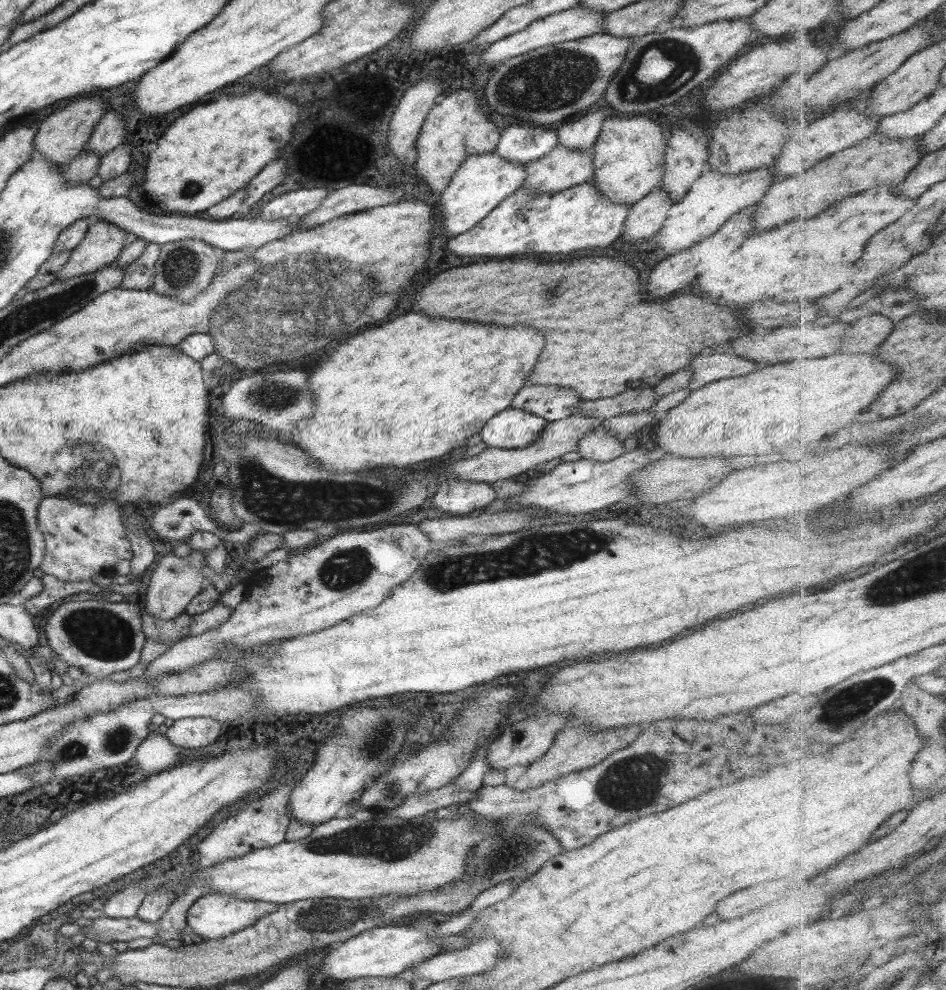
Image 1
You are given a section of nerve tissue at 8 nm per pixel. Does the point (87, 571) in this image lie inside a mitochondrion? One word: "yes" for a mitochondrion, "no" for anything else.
no

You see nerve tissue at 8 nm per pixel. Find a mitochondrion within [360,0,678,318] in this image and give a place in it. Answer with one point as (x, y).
(533, 92)

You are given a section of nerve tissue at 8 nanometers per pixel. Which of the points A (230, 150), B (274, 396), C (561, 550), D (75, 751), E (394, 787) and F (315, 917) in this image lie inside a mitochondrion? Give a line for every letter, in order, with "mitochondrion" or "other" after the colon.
A: mitochondrion
B: mitochondrion
C: mitochondrion
D: mitochondrion
E: mitochondrion
F: mitochondrion

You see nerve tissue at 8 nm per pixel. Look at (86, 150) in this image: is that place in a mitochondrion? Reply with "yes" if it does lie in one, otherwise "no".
no

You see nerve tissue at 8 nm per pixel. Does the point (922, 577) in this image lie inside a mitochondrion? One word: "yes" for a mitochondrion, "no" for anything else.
yes

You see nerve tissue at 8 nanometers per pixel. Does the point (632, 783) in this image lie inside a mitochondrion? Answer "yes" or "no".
yes

